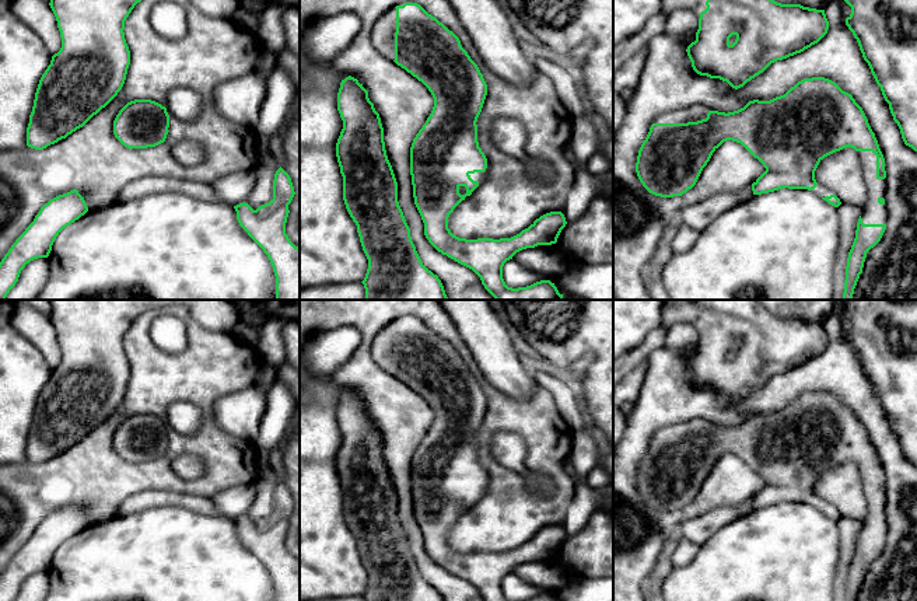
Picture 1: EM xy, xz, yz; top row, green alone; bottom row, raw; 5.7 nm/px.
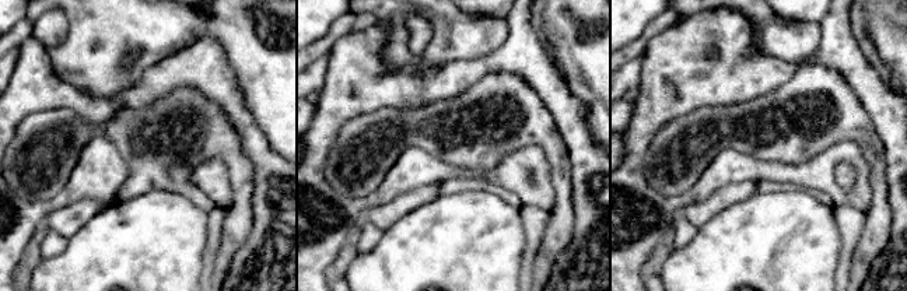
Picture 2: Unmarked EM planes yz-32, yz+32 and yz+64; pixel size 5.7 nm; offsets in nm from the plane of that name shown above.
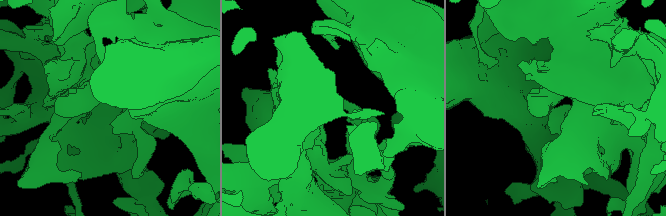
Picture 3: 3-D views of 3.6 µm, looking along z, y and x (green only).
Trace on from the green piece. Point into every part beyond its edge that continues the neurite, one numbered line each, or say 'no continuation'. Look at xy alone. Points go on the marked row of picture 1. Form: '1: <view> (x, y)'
no continuation

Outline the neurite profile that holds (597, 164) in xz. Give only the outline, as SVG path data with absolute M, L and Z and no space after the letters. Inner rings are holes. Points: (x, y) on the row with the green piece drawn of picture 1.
M599 153L589 157L584 167L595 177L612 174L609 160Z

